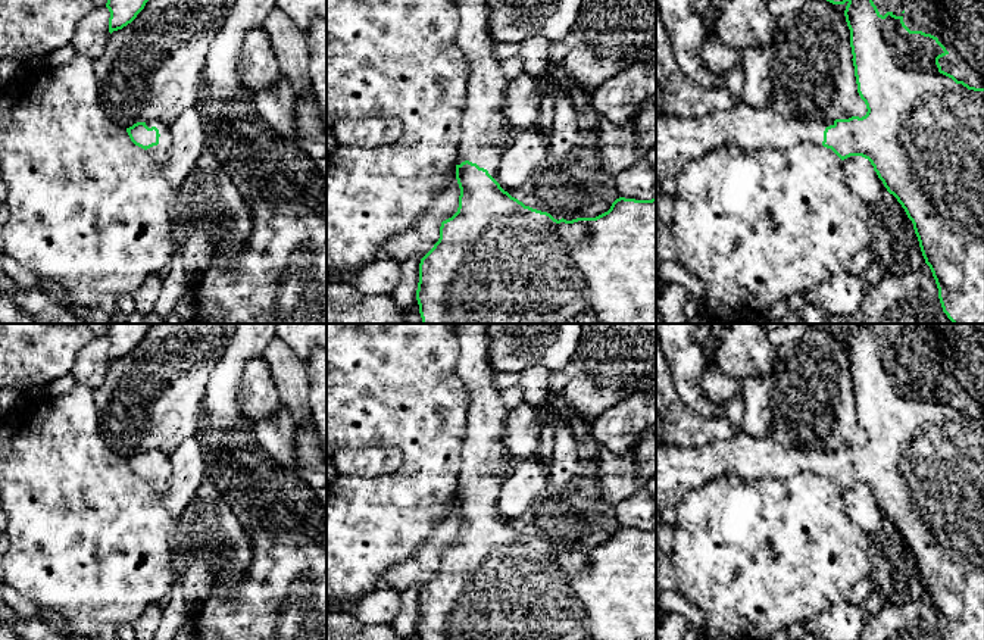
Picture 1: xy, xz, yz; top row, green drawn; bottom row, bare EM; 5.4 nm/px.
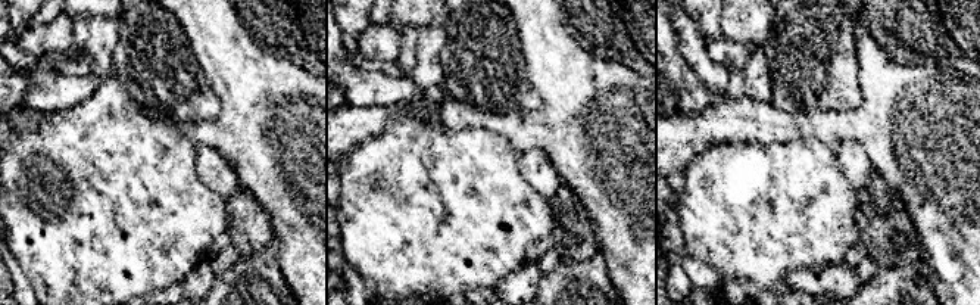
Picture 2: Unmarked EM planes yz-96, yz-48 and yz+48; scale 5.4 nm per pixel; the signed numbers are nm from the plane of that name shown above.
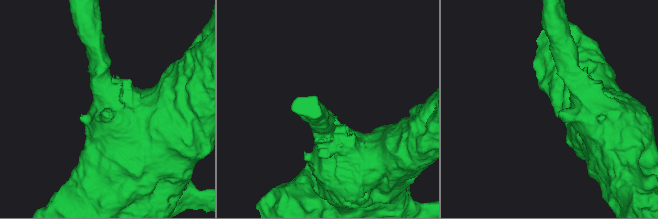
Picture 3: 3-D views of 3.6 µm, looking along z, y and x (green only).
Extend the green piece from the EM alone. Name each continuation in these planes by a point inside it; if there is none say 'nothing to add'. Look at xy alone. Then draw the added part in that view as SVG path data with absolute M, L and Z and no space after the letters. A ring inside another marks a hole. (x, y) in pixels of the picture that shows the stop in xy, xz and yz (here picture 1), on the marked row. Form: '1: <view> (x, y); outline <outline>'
1: xy (161, 152); outline M146 121L146 125L149 128L156 127L159 129L159 144L153 146L150 149L147 149L146 152L159 163L163 163L168 156L169 156L169 150L172 147L172 134L171 134L171 128L165 124L162 124L160 121Z

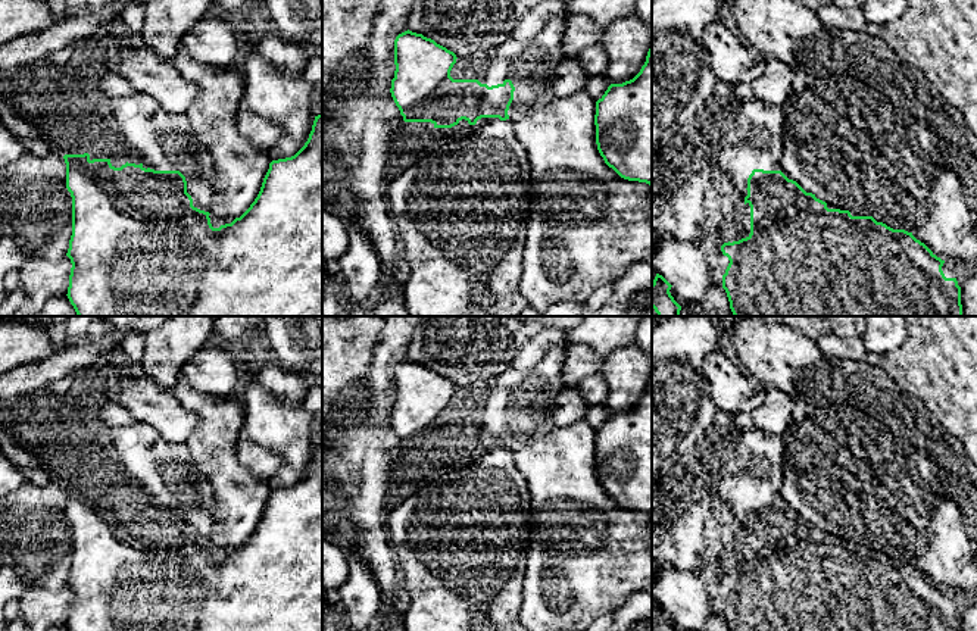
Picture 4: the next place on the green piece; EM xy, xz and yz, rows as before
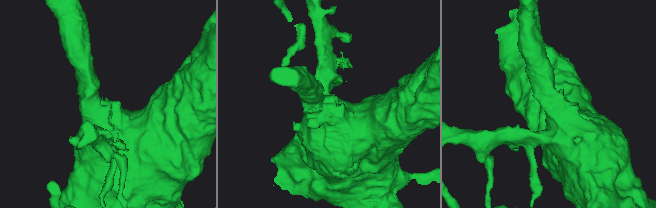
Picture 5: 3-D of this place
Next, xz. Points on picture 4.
nothing to add

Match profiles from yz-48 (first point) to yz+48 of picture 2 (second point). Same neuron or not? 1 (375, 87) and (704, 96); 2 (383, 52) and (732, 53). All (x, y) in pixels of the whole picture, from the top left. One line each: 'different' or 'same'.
1: same
2: same

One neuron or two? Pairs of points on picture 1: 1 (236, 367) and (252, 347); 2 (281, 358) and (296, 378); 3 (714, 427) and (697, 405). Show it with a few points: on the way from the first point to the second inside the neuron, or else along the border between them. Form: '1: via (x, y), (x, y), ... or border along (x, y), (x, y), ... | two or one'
1: via (237, 362), (247, 352) | one
2: via (283, 362), (291, 374) | one
3: border along (678, 396), (705, 417), (724, 418) | two

